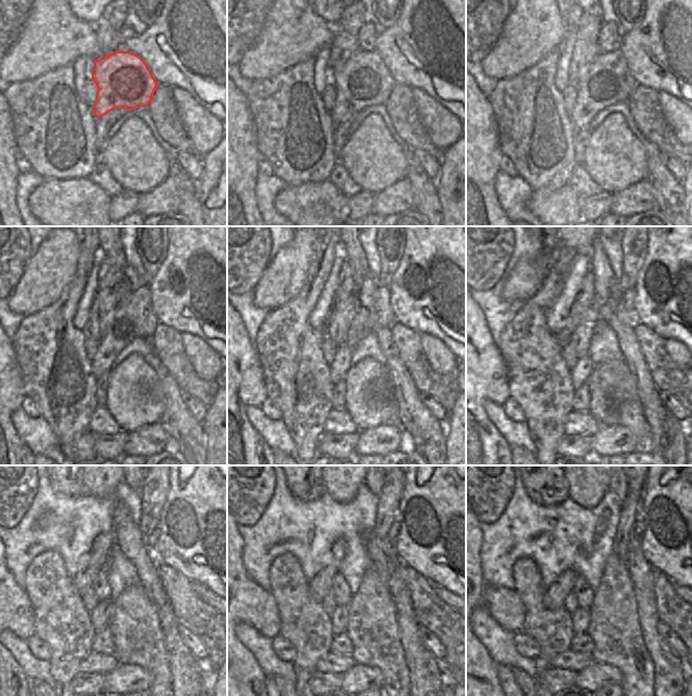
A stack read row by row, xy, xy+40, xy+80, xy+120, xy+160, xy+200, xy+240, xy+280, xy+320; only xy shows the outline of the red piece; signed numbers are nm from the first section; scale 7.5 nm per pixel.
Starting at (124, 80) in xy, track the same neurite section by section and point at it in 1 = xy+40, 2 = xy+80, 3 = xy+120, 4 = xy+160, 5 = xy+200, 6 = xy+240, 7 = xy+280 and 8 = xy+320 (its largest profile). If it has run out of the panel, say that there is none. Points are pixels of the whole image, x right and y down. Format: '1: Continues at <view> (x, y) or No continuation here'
1: Continues at xy+40 (365, 80)
2: Continues at xy+80 (608, 80)
3: Continues at xy+120 (134, 317)
4: Continues at xy+160 (380, 314)
5: Continues at xy+200 (580, 372)
6: Continues at xy+240 (100, 615)
7: Continues at xy+280 (339, 617)
8: Continues at xy+320 (580, 618)

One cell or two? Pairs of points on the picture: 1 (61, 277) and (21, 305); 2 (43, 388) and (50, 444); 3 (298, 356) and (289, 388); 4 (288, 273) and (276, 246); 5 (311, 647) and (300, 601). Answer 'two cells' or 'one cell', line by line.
1: one cell
2: two cells
3: one cell
4: two cells
5: one cell

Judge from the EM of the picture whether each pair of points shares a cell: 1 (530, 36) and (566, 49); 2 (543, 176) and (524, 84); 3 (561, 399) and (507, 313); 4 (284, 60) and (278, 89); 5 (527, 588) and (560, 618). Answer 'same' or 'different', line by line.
1: different
2: same
3: different
4: different
5: same

